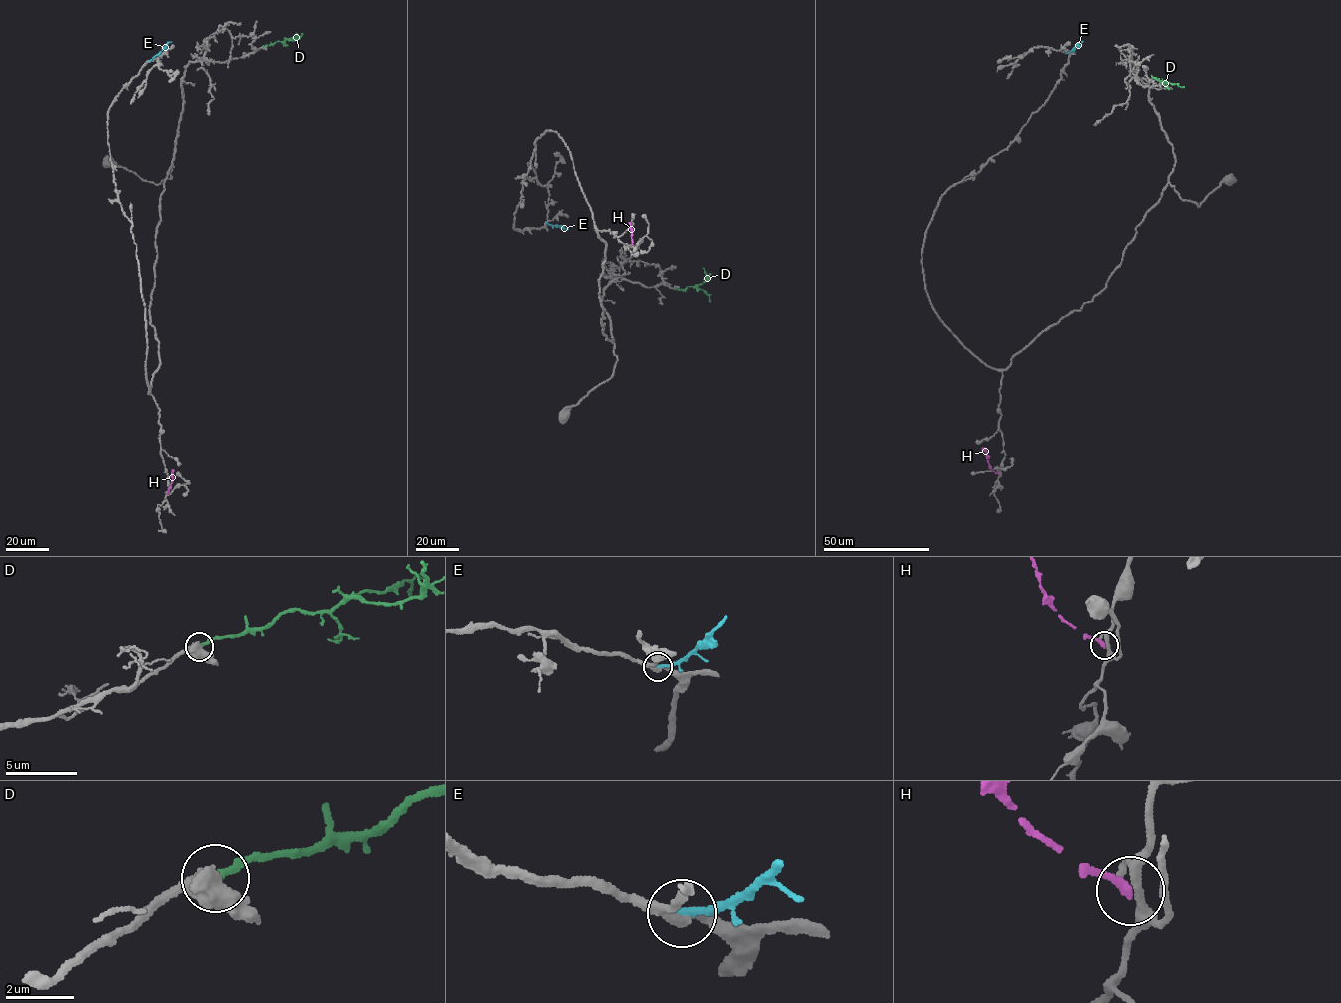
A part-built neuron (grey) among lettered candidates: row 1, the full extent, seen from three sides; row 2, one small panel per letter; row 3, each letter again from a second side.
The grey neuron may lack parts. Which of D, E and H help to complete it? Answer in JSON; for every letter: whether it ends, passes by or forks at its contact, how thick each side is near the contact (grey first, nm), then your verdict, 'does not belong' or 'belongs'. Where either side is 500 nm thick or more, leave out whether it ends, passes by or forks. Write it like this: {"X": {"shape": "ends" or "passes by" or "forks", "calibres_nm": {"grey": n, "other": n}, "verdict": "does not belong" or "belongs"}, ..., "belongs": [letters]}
{"D": {"shape": "ends", "calibres_nm": {"grey": 400, "other": 260}, "verdict": "belongs"}, "E": {"shape": "ends", "calibres_nm": {"grey": 320, "other": 240}, "verdict": "does not belong"}, "H": {"shape": "ends", "calibres_nm": {"grey": 220, "other": 280}, "verdict": "does not belong"}, "belongs": ["D"]}

